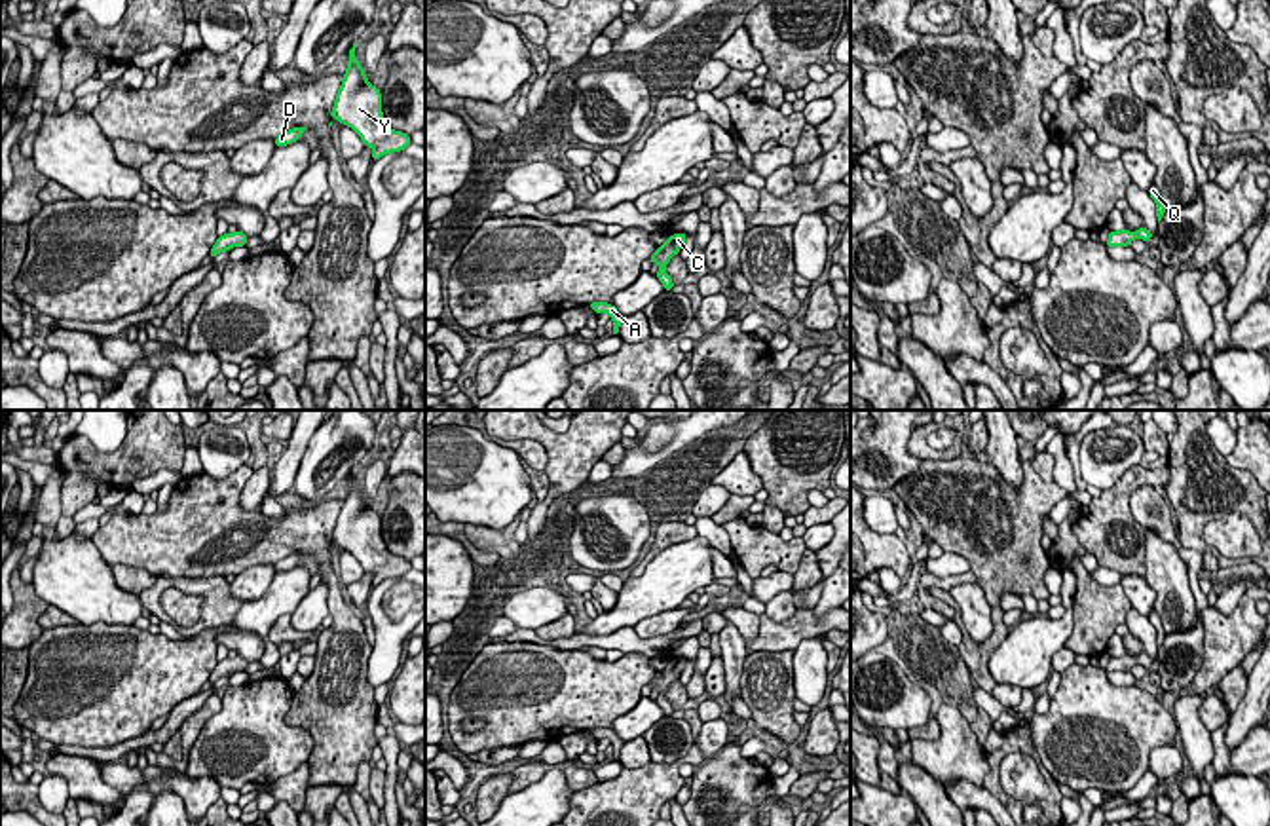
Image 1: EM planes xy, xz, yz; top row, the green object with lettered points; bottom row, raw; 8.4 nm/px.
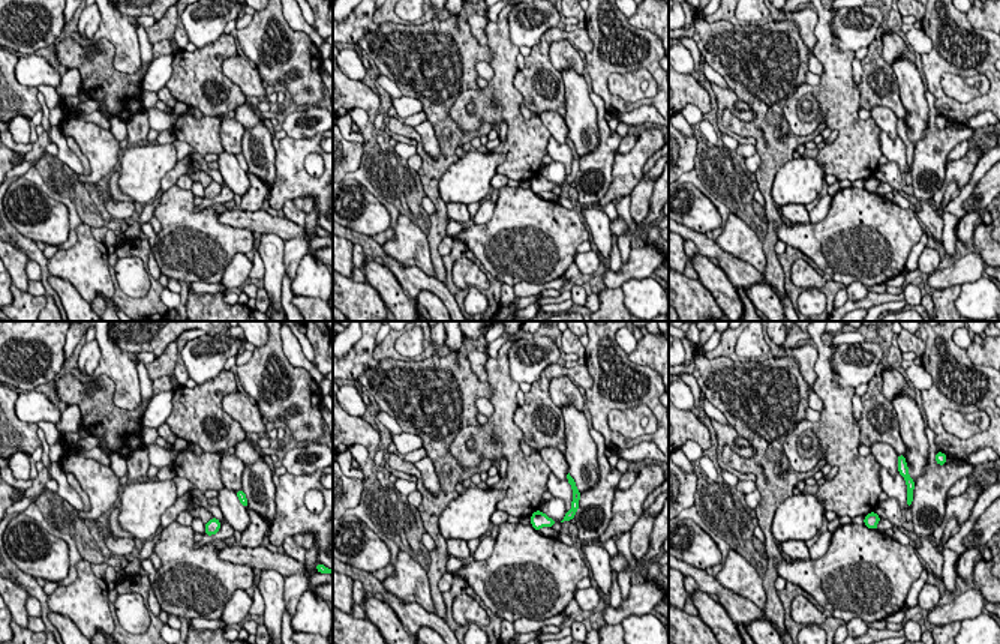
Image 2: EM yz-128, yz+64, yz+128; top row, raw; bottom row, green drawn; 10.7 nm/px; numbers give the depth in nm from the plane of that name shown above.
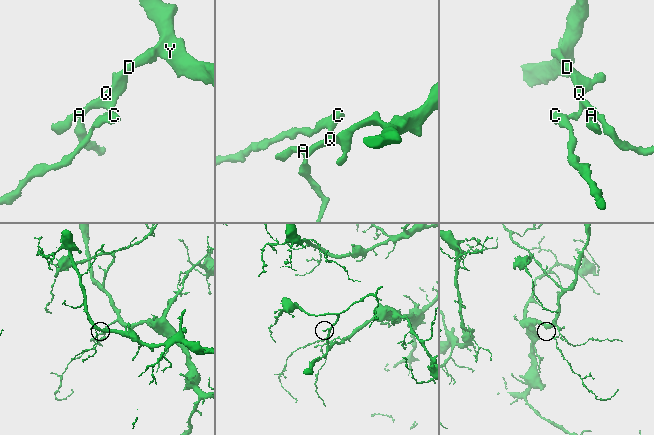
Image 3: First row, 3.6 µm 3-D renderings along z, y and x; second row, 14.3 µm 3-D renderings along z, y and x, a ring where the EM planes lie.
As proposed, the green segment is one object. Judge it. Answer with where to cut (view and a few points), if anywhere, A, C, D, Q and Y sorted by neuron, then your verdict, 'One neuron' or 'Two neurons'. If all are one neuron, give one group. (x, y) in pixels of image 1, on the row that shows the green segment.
No split. Groups: A C D Q Y. One neuron

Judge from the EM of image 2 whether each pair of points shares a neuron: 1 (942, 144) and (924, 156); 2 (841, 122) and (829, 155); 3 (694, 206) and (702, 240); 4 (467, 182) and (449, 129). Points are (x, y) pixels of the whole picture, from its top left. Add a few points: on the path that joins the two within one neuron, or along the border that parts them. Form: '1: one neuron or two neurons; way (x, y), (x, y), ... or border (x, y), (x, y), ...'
1: one neuron; way (937, 144), (928, 153)
2: one neuron; way (843, 129), (843, 141), (837, 147)
3: two neurons; border (684, 224), (705, 234)
4: two neurons; border (459, 158), (444, 173), (438, 186)

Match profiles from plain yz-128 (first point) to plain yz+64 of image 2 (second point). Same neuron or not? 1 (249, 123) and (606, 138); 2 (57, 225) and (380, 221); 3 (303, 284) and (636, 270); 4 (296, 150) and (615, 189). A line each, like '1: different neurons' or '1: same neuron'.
1: different neurons
2: same neuron
3: different neurons
4: same neuron

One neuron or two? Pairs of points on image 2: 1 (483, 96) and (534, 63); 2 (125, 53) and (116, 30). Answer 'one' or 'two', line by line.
1: two
2: one

